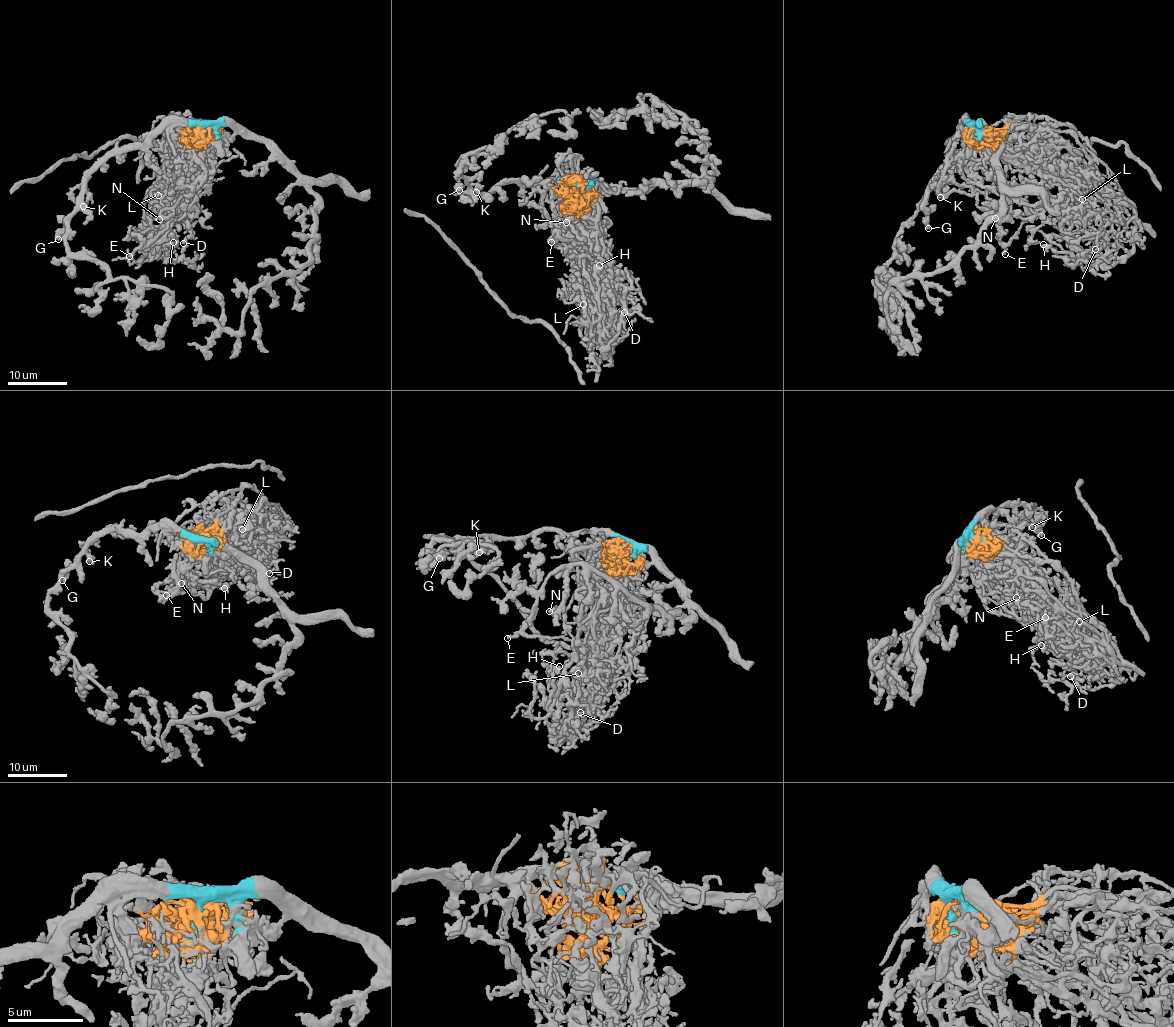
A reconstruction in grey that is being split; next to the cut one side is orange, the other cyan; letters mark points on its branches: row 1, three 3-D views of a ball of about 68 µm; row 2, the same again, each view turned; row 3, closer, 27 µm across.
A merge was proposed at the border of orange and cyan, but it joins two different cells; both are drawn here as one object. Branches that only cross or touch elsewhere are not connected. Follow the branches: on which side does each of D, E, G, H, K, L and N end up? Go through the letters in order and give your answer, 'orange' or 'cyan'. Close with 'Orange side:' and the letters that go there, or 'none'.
D: orange
E: orange
G: cyan
H: orange
K: cyan
L: orange
N: orange
Orange side: D, E, H, L, N

